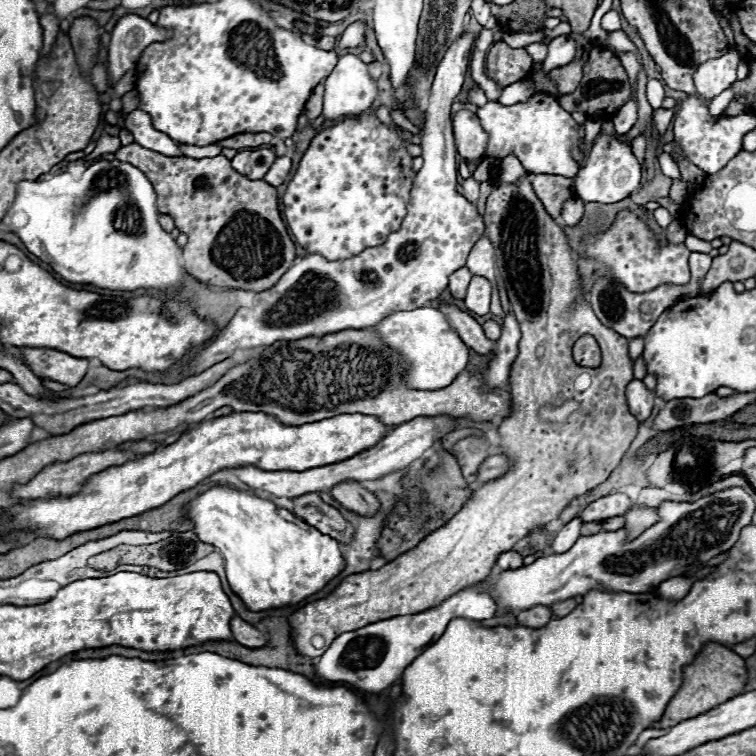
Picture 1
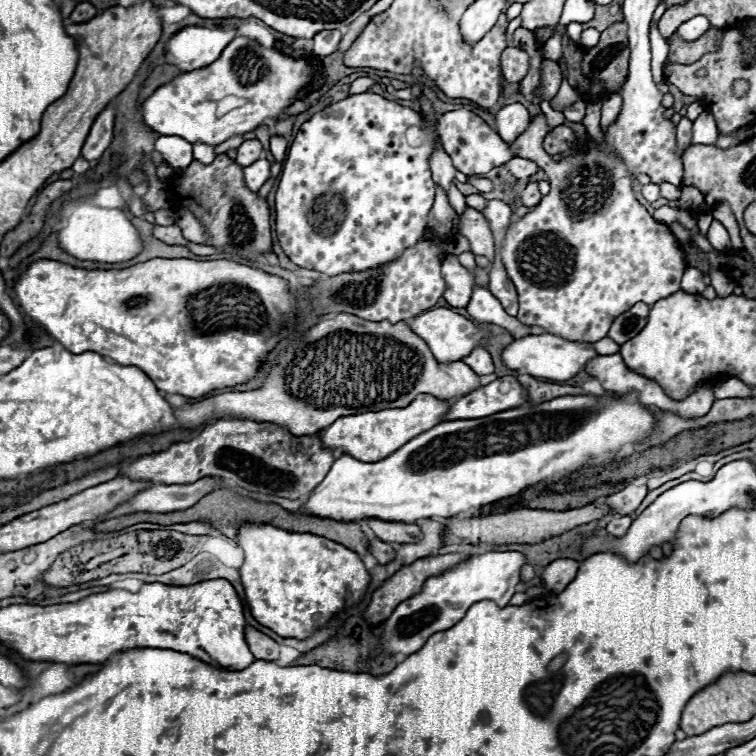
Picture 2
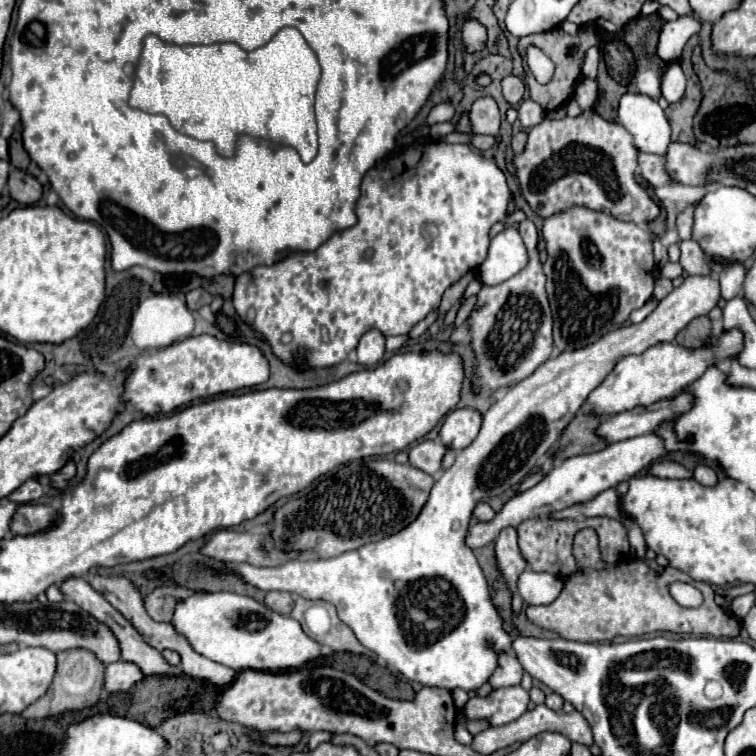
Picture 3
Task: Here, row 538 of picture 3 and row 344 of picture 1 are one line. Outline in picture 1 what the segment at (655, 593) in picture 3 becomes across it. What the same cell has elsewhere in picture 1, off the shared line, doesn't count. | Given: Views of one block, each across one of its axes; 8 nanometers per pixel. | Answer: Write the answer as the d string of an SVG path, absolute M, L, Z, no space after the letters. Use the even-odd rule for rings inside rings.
M582 336L576 340L574 360L576 360L576 364L586 366L586 368L598 368L600 366L600 362L602 362L600 348L592 336Z

